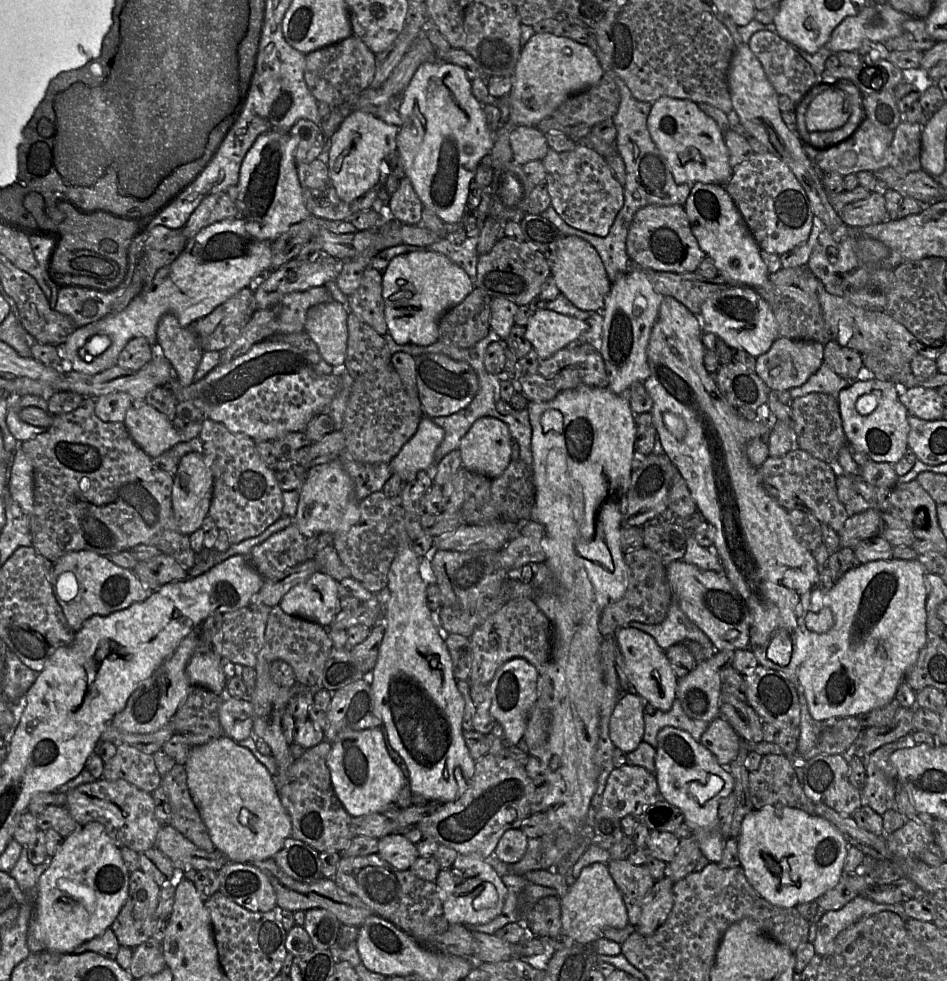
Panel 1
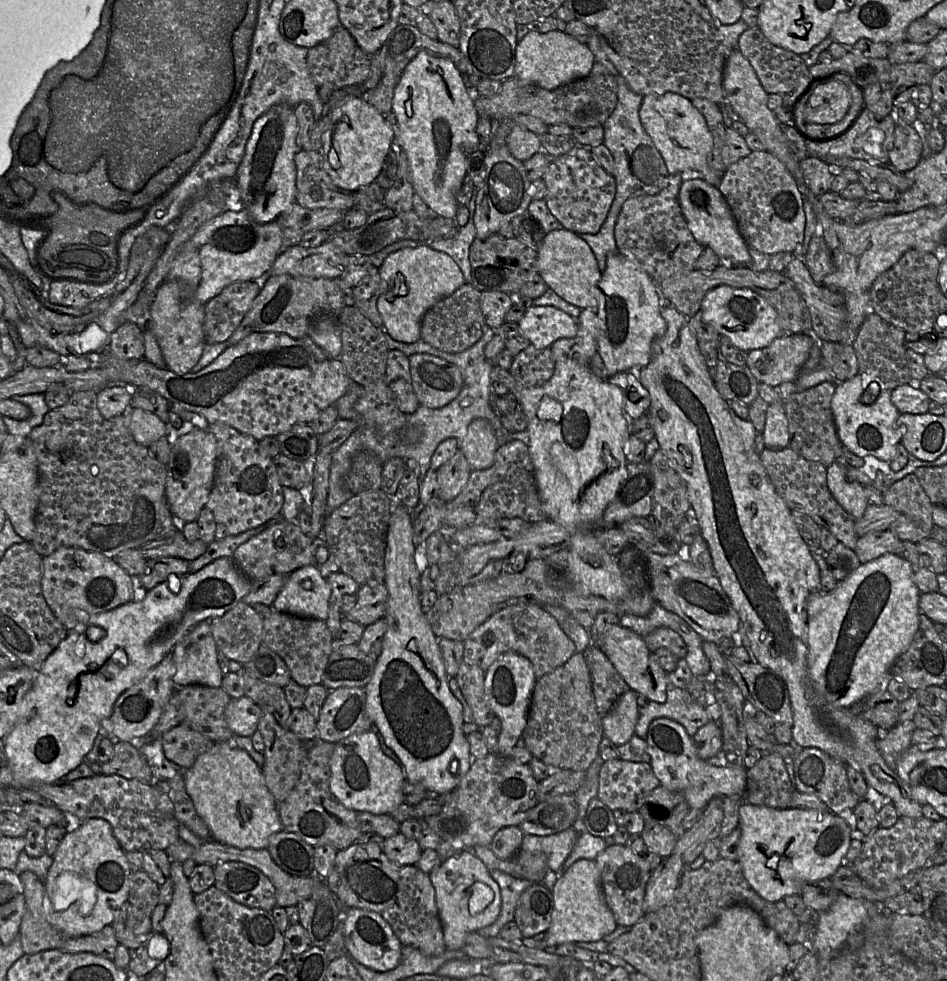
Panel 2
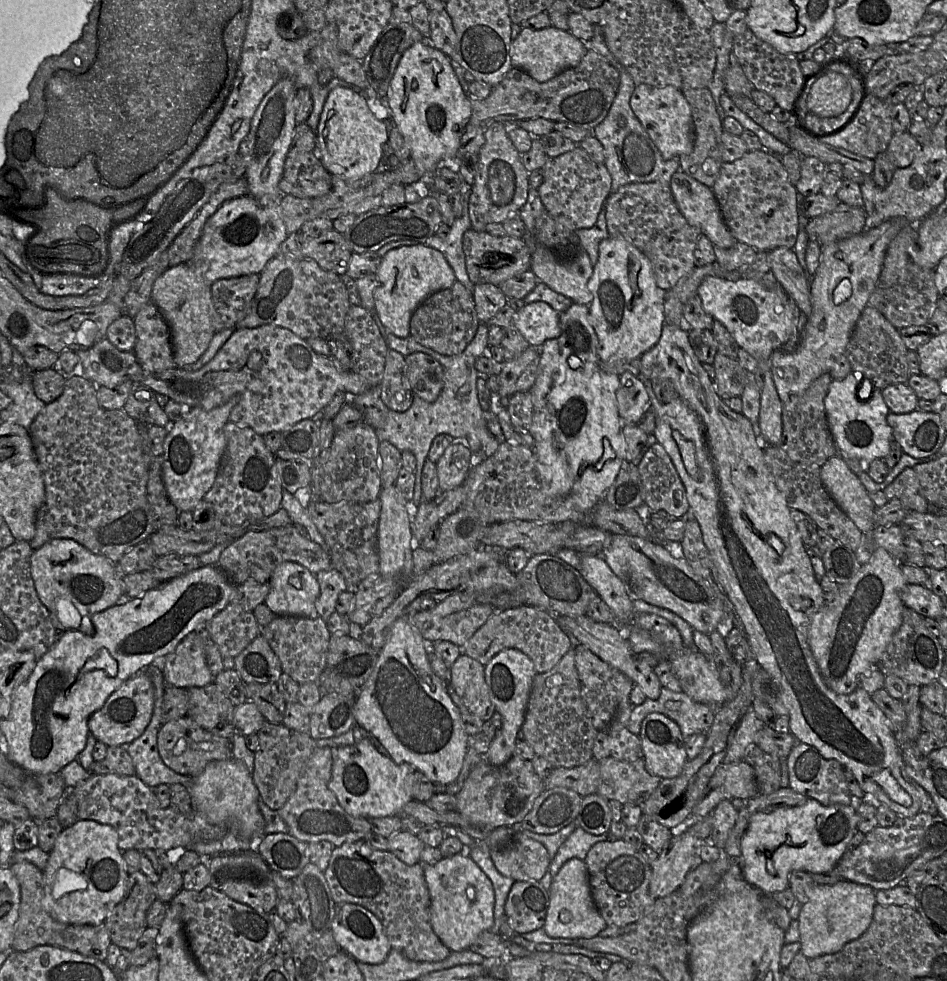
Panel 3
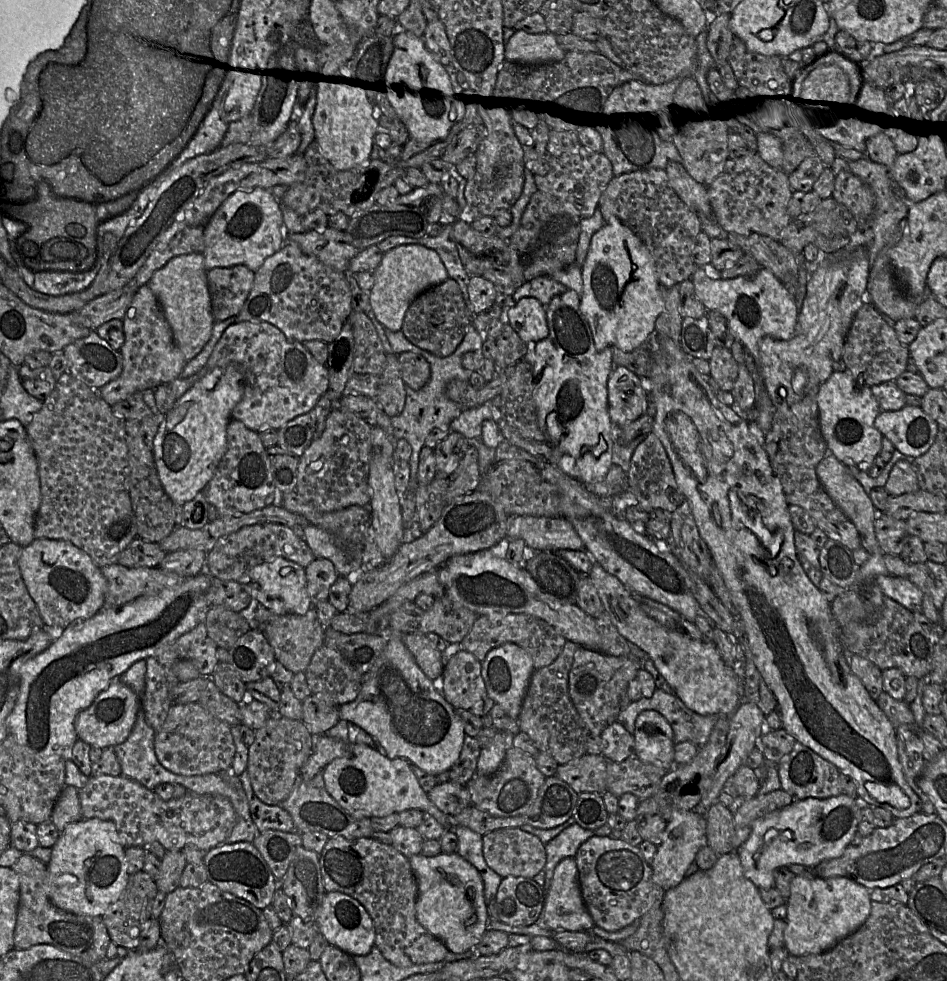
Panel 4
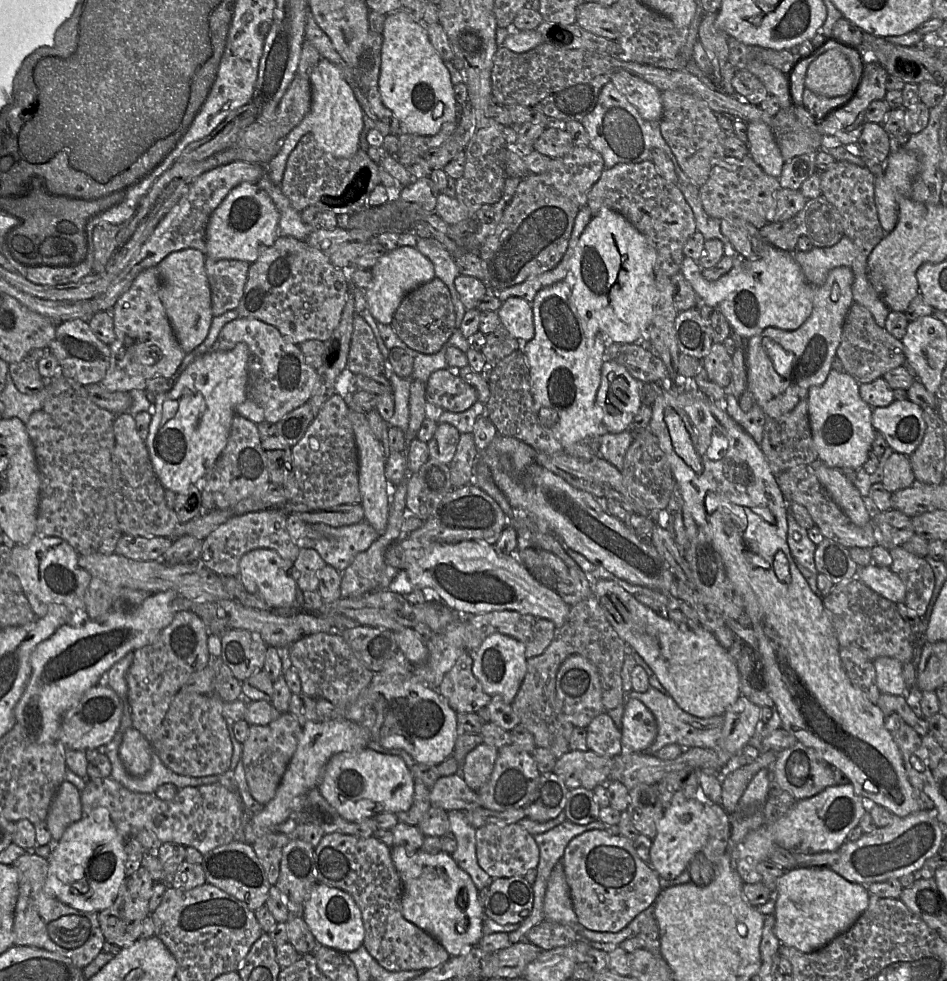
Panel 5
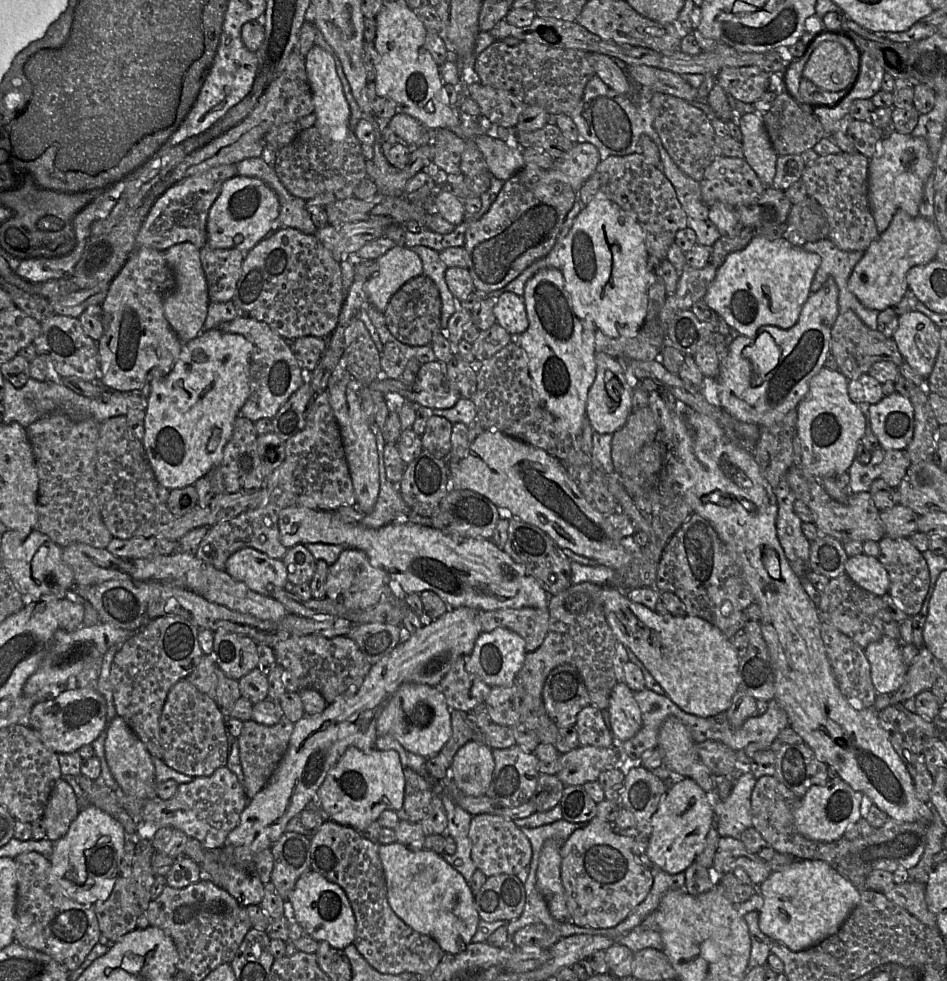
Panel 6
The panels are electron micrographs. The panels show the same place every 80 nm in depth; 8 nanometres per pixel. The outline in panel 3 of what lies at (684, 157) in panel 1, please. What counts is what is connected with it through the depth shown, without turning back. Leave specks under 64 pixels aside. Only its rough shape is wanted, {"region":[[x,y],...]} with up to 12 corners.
{"region":[[638,84],[630,106],[665,160],[692,151],[692,113],[674,86]]}

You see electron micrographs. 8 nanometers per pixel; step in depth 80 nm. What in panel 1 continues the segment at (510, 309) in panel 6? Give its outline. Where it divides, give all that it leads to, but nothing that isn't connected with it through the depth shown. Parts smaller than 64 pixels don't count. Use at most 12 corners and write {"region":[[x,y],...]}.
{"region":[[536,309],[525,338],[542,359],[575,344],[584,320]]}

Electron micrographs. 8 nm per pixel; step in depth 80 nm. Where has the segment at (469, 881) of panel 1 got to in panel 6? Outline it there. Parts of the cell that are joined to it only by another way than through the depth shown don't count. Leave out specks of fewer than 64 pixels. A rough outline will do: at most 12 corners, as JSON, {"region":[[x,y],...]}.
{"region":[[379,844],[393,912],[446,954],[480,921],[441,855]]}

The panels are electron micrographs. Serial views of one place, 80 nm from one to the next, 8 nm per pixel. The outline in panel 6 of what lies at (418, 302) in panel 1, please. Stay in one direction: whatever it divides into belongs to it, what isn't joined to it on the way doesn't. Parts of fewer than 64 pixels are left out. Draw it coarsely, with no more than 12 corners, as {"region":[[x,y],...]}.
{"region":[[396,245],[377,259],[366,283],[367,304],[384,312],[410,279],[420,257]]}

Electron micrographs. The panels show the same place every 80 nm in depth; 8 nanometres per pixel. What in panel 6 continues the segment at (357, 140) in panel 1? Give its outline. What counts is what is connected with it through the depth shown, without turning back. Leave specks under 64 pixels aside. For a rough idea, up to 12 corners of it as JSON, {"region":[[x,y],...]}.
{"region":[[315,44],[307,53],[314,125],[344,141],[351,111],[334,58]]}

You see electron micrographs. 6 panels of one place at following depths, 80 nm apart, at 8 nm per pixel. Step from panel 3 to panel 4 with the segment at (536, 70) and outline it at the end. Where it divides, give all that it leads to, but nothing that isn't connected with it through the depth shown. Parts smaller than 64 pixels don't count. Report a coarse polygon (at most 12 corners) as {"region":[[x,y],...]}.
{"region":[[516,30],[505,44],[506,60],[542,64],[567,51],[551,32]]}

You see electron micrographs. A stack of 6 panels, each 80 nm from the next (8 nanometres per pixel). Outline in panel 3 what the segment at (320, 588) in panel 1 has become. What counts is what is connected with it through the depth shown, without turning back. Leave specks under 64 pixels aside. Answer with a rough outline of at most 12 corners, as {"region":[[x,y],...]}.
{"region":[[280,563],[264,604],[275,615],[318,618],[315,575]]}

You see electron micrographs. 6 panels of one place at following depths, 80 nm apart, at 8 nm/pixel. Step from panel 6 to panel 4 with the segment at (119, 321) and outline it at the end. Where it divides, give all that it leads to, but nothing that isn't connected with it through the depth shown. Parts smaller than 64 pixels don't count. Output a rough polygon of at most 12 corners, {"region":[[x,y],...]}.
{"region":[[148,284],[122,319],[123,370],[111,407],[170,383],[187,361]]}

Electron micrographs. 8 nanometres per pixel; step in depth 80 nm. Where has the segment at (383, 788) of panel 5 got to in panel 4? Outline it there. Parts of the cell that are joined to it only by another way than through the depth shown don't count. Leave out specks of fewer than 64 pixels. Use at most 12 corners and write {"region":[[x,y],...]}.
{"region":[[355,744],[322,770],[353,818],[418,809],[452,829],[411,764]]}

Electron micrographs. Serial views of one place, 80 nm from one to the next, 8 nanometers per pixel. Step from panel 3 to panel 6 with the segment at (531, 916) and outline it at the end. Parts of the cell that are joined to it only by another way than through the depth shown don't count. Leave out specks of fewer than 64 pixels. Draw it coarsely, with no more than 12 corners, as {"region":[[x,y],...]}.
{"region":[[516,875],[489,876],[474,894],[482,921],[516,920],[525,907]]}

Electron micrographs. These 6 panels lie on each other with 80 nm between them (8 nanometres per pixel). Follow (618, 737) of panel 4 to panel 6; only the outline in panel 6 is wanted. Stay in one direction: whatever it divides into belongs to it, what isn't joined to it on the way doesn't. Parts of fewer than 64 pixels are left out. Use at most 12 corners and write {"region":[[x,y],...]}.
{"region":[[589,705],[574,725],[580,747],[618,745],[607,711]]}

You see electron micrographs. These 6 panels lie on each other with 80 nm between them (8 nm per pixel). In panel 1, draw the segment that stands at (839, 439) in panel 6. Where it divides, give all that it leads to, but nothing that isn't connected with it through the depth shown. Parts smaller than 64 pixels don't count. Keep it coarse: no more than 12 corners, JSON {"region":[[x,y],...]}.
{"region":[[863,373],[837,397],[846,443],[875,462],[909,449],[900,386]]}

